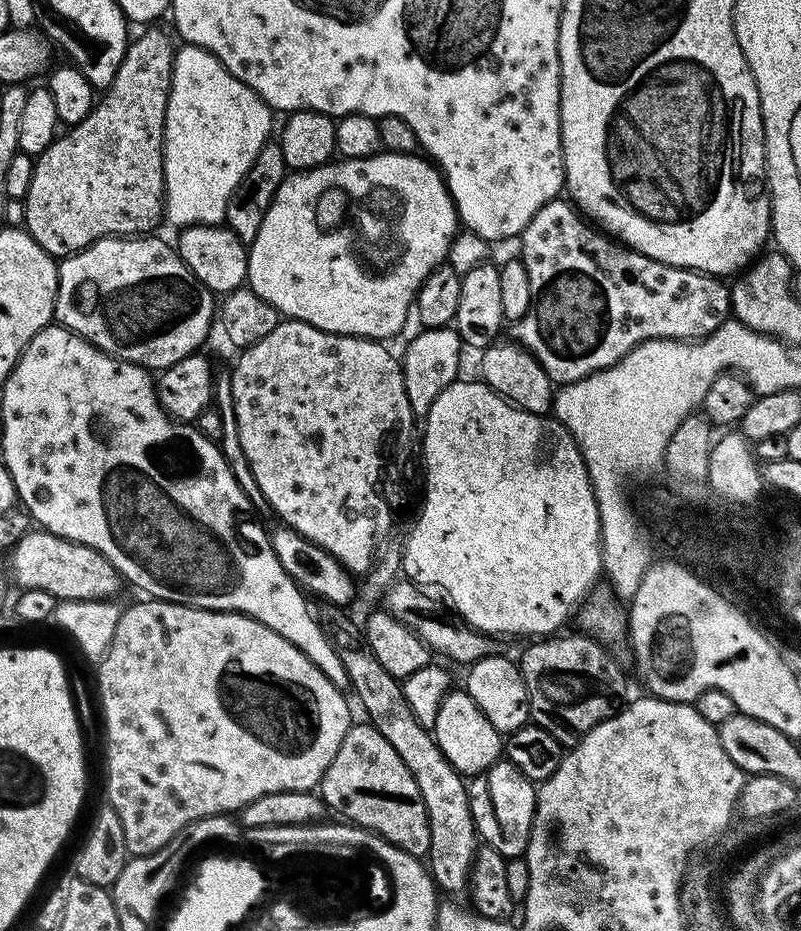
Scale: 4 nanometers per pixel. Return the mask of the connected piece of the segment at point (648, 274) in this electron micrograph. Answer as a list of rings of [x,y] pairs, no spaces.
[[[557,198],[543,204],[538,210],[538,214],[534,214],[534,218],[530,218],[530,222],[525,226],[518,240],[521,252],[519,252],[519,255],[522,257],[526,270],[530,274],[530,282],[534,293],[534,306],[521,320],[515,321],[515,339],[524,348],[527,348],[531,352],[532,357],[543,366],[548,377],[552,379],[553,385],[573,384],[575,380],[581,380],[590,374],[601,372],[603,368],[614,366],[626,354],[630,354],[630,350],[634,350],[639,344],[645,344],[648,340],[687,340],[689,342],[703,340],[705,336],[721,328],[725,320],[729,319],[732,311],[732,294],[729,285],[721,277],[710,276],[707,272],[696,272],[692,268],[679,268],[673,264],[663,264],[654,258],[644,256],[640,252],[633,252],[631,248],[617,242],[611,235],[608,237],[603,236],[600,232],[595,232],[571,208],[573,205],[567,199],[565,200],[564,198]]]

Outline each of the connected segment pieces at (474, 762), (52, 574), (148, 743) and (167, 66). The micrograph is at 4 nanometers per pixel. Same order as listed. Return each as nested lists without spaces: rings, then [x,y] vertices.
[[[451,690],[442,698],[438,706],[437,720],[430,731],[436,737],[436,744],[442,750],[446,762],[465,778],[482,774],[494,766],[502,756],[502,733],[490,726],[490,718],[478,710],[474,698],[466,690]]]
[[[29,530],[11,549],[10,576],[20,583],[21,589],[46,590],[61,600],[106,600],[115,597],[122,585],[122,577],[116,568],[98,550],[90,546],[63,540],[43,530]]]
[[[144,598],[141,604],[125,607],[118,618],[118,630],[110,642],[108,652],[99,661],[96,684],[100,687],[100,708],[104,711],[104,732],[108,735],[108,800],[122,822],[122,834],[126,834],[126,846],[132,856],[154,854],[166,846],[190,822],[207,816],[232,814],[246,807],[254,798],[275,792],[310,792],[319,785],[326,774],[326,766],[334,762],[342,738],[354,723],[348,709],[345,693],[336,687],[302,650],[298,650],[286,638],[274,634],[262,622],[241,612],[215,612],[209,608],[192,608],[189,604],[175,604],[169,600]]]
[[[148,26],[143,29],[144,32],[140,37],[133,39],[128,45],[128,53],[124,55],[123,62],[120,63],[118,74],[114,78],[114,82],[106,90],[104,101],[97,103],[93,107],[92,113],[80,124],[73,124],[67,129],[68,138],[64,134],[57,135],[52,141],[52,145],[44,151],[42,156],[37,157],[35,163],[35,172],[31,176],[30,190],[24,199],[24,228],[28,231],[32,238],[44,250],[57,258],[72,256],[76,252],[81,252],[84,248],[88,248],[94,241],[103,240],[108,236],[144,236],[153,233],[160,218],[163,219],[164,207],[164,123],[166,122],[166,106],[168,105],[168,90],[172,86],[172,64],[176,61],[177,45],[172,44],[172,40],[163,32],[162,29],[156,28],[160,26]]]

